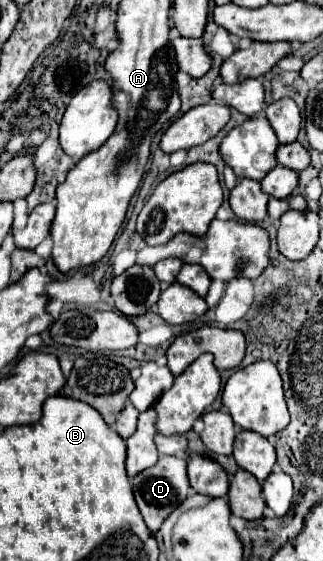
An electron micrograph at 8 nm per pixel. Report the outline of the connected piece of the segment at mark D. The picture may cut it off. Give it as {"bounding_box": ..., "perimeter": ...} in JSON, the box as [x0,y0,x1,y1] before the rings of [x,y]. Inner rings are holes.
{"bounding_box":[132,457,190,533],"perimeter":[[[160,457],[154,467],[138,473],[132,479],[132,487],[134,487],[136,505],[146,521],[146,527],[150,529],[150,533],[156,533],[160,529],[162,521],[186,499],[186,495],[190,491],[190,483],[186,477],[186,461],[178,459],[178,457]]]}

